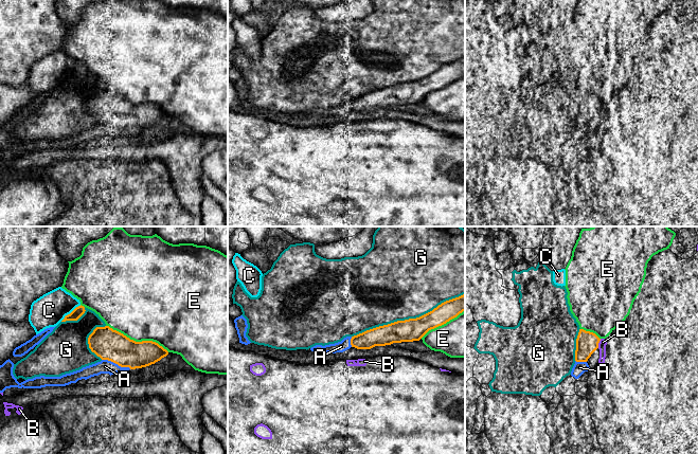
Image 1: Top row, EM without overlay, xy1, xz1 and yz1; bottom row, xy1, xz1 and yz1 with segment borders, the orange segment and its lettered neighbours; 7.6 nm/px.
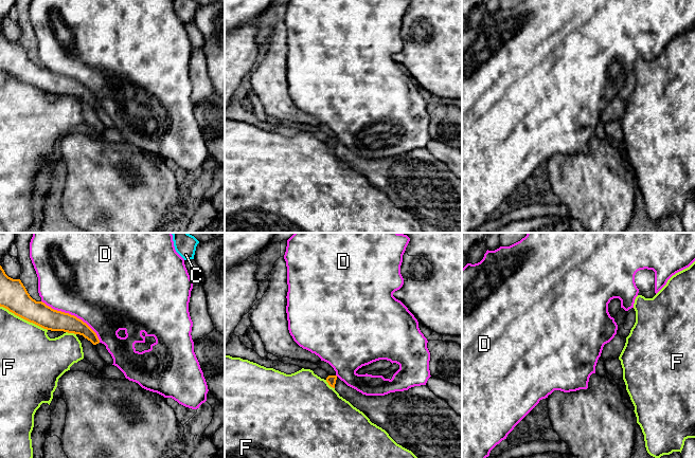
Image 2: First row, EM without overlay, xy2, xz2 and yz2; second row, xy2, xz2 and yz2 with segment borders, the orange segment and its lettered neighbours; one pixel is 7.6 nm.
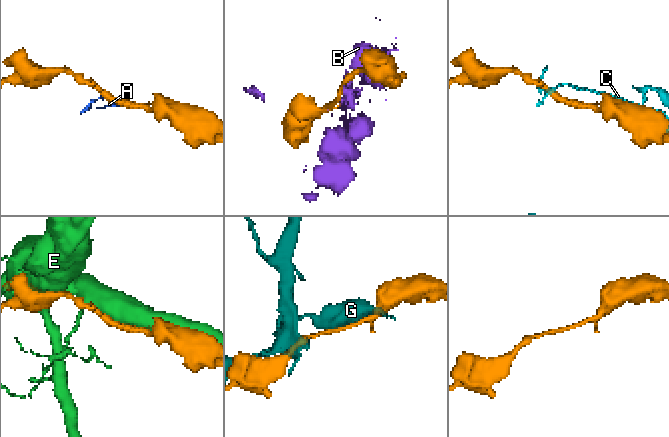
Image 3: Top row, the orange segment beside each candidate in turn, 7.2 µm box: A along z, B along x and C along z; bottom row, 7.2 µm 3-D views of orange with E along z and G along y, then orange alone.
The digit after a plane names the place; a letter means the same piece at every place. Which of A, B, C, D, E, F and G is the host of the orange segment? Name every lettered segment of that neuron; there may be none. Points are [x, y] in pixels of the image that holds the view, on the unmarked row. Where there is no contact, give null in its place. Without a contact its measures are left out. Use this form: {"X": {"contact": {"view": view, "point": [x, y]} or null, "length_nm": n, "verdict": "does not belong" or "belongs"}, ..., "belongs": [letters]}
{"A": {"contact": {"view": "xy1", "point": [117, 126]}, "length_nm": 240, "verdict": "does not belong"}, "B": {"contact": {"view": "yz1", "point": [598, 105]}, "length_nm": 80, "verdict": "does not belong"}, "C": {"contact": {"view": "xy1", "point": [71, 75]}, "length_nm": 200, "verdict": "does not belong"}, "D": {"contact": {"view": "xy2", "point": [73, 78]}, "length_nm": 550, "verdict": "does not belong"}, "E": {"contact": {"view": "xy1", "point": [138, 105]}, "length_nm": 500, "verdict": "does not belong"}, "F": {"contact": {"view": "xy2", "point": [23, 81]}, "length_nm": 400, "verdict": "does not belong"}, "G": {"contact": {"view": "xz1", "point": [409, 82]}, "length_nm": 900, "verdict": "does not belong"}, "belongs": []}

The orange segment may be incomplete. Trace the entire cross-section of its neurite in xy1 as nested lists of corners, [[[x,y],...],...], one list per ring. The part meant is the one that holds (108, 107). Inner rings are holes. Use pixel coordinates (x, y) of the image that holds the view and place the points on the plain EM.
[[[109,89],[96,90],[89,98],[88,107],[91,114],[102,123],[130,132],[149,129],[168,117],[156,105],[136,105]]]

